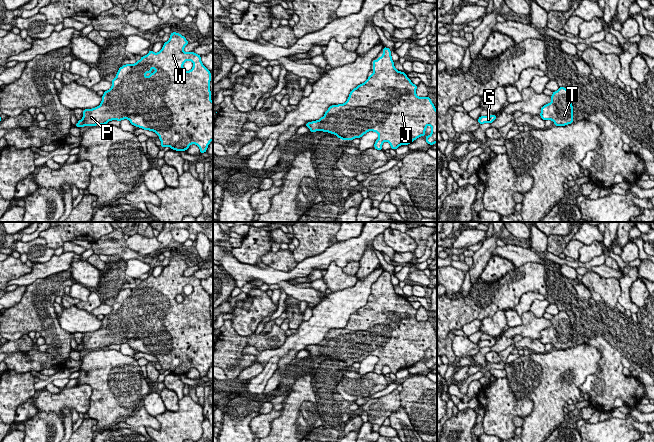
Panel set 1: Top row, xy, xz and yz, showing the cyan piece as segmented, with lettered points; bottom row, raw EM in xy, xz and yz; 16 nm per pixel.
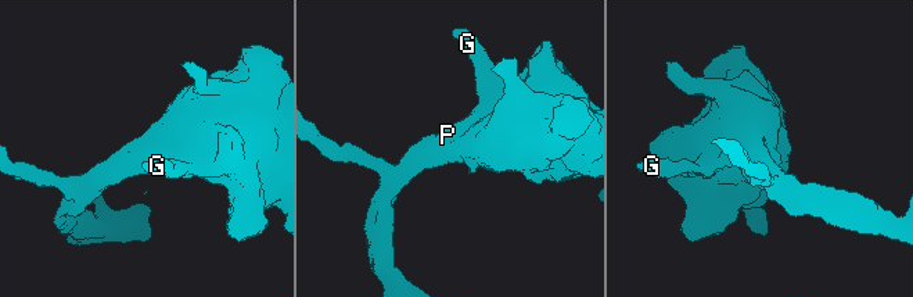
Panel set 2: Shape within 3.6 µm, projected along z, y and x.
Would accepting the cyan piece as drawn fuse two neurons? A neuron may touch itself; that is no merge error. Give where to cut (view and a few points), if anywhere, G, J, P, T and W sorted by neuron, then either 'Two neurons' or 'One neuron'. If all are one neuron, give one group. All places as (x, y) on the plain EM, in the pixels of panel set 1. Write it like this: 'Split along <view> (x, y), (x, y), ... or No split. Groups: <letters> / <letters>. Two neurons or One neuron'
No split. Groups: G J P T W. One neuron

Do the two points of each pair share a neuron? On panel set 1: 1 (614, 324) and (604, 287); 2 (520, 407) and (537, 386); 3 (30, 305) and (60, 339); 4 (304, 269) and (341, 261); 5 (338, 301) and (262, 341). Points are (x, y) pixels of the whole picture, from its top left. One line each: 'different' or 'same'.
1: different
2: different
3: same
4: same
5: different

